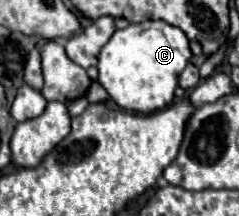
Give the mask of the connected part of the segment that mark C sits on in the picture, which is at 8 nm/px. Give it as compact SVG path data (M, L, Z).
M145 20L129 24L123 30L115 30L109 42L99 52L99 76L97 82L107 90L111 100L133 112L163 110L173 102L177 88L177 76L191 62L189 40L177 26L163 20Z

